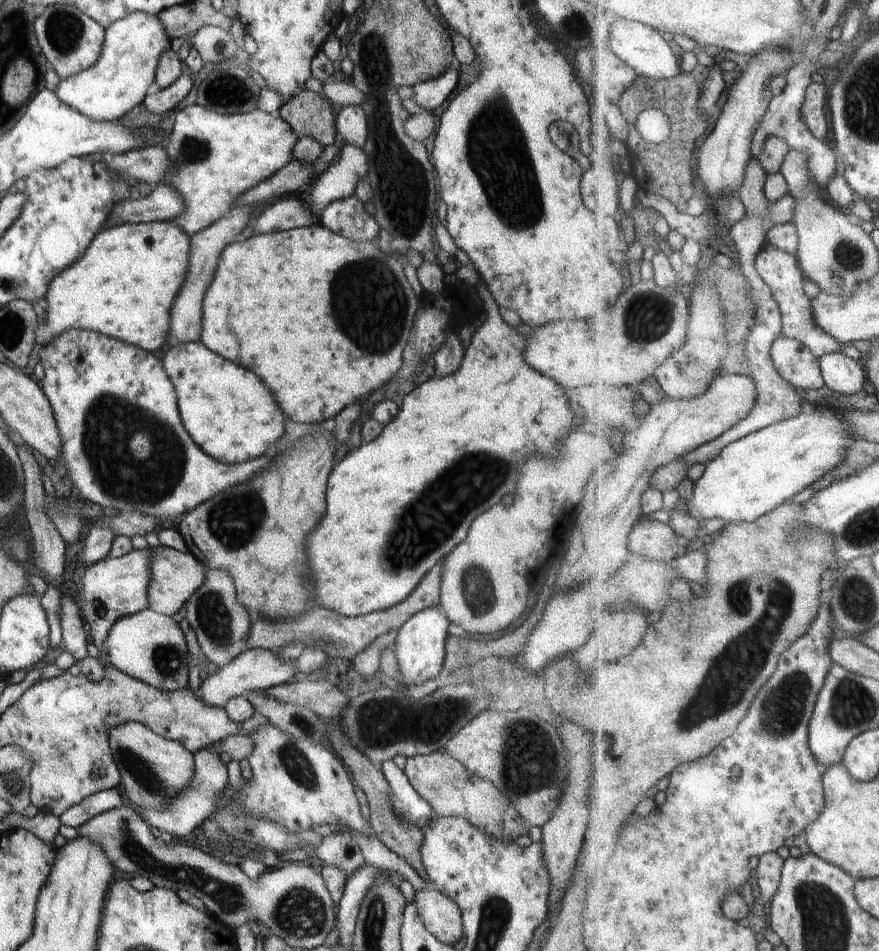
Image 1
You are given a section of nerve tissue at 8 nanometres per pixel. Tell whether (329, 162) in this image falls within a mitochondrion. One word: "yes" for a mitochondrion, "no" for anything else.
no

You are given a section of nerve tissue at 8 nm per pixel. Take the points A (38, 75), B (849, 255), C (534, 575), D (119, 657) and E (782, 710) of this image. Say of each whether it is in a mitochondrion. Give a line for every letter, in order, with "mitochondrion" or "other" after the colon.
A: other
B: mitochondrion
C: other
D: other
E: mitochondrion

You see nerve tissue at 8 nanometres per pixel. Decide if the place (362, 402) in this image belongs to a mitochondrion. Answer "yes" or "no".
no

